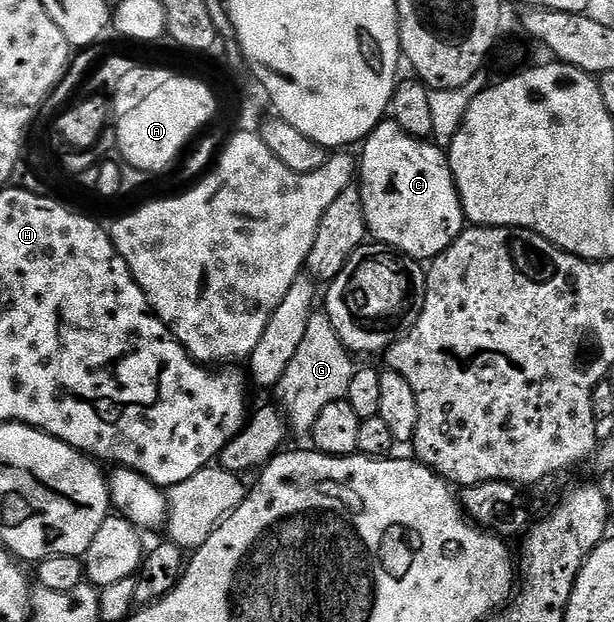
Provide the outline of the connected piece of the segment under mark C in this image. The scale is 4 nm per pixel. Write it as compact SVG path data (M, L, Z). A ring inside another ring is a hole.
M384 119L375 129L366 136L365 141L361 142L360 150L362 149L362 161L360 157L360 192L362 194L362 206L364 207L364 219L366 220L367 234L377 244L383 247L389 247L391 250L397 251L418 263L429 263L435 257L444 252L456 238L462 234L463 229L467 228L468 222L462 204L460 203L460 195L458 188L454 182L454 176L450 170L450 158L439 146L435 145L433 140L413 137L408 135L395 121Z

